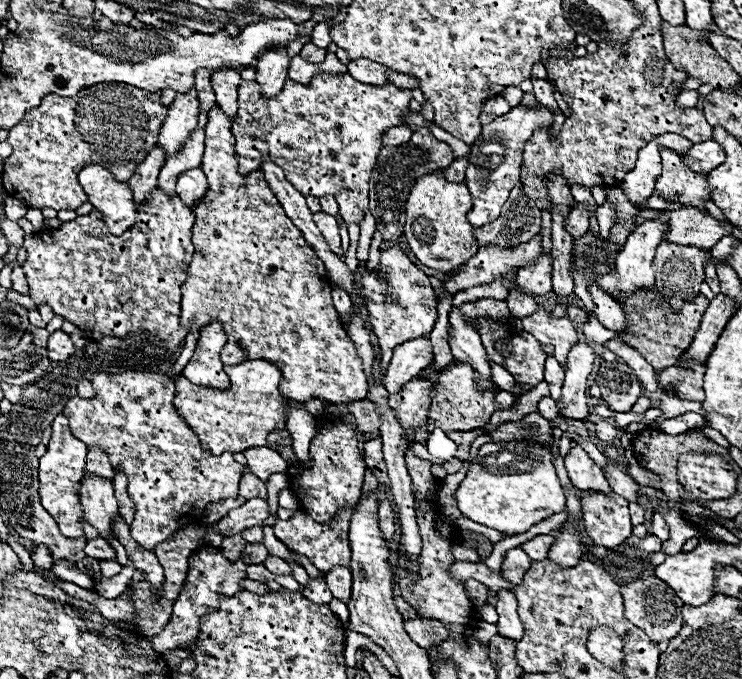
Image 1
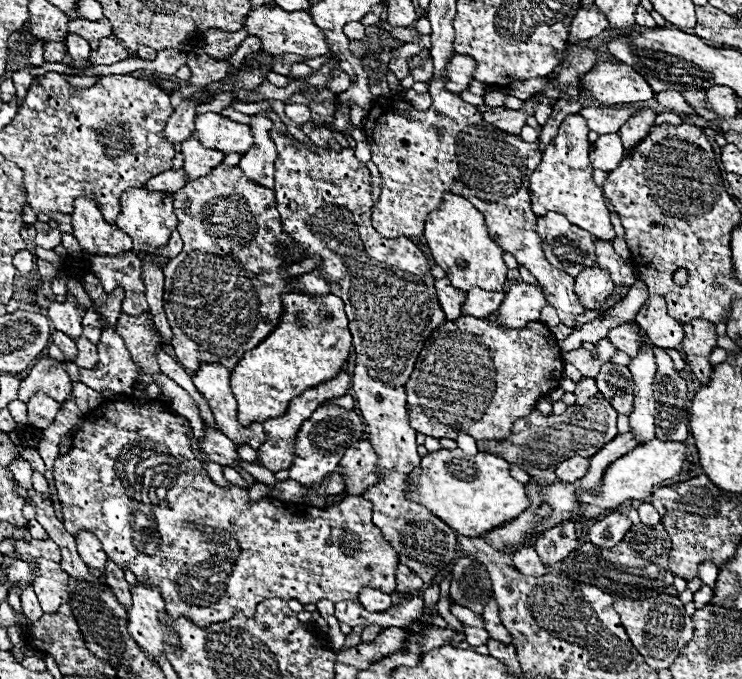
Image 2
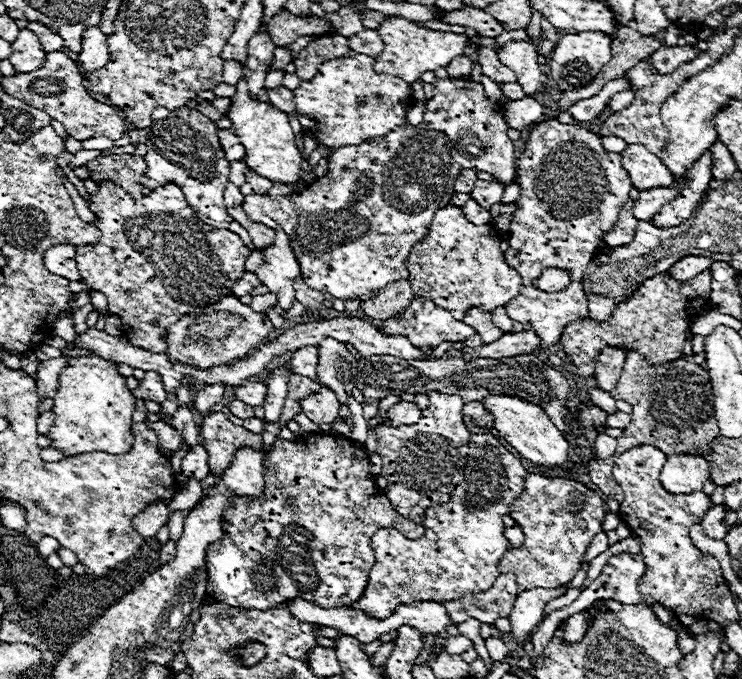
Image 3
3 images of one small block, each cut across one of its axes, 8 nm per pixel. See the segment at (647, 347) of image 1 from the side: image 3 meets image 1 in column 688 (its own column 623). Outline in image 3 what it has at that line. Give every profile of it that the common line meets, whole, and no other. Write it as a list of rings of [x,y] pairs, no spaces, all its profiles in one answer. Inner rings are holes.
[[[710,270],[702,272],[700,276],[688,282],[676,282],[666,278],[664,274],[644,280],[644,284],[640,284],[640,288],[624,304],[618,304],[614,308],[608,320],[596,322],[592,318],[584,318],[564,328],[558,344],[560,350],[566,354],[566,362],[574,366],[576,374],[590,376],[594,372],[594,358],[604,346],[624,346],[628,350],[638,350],[650,364],[662,364],[680,358],[686,342],[686,332],[694,320],[688,308],[690,298],[700,294],[708,298],[710,282]]]

